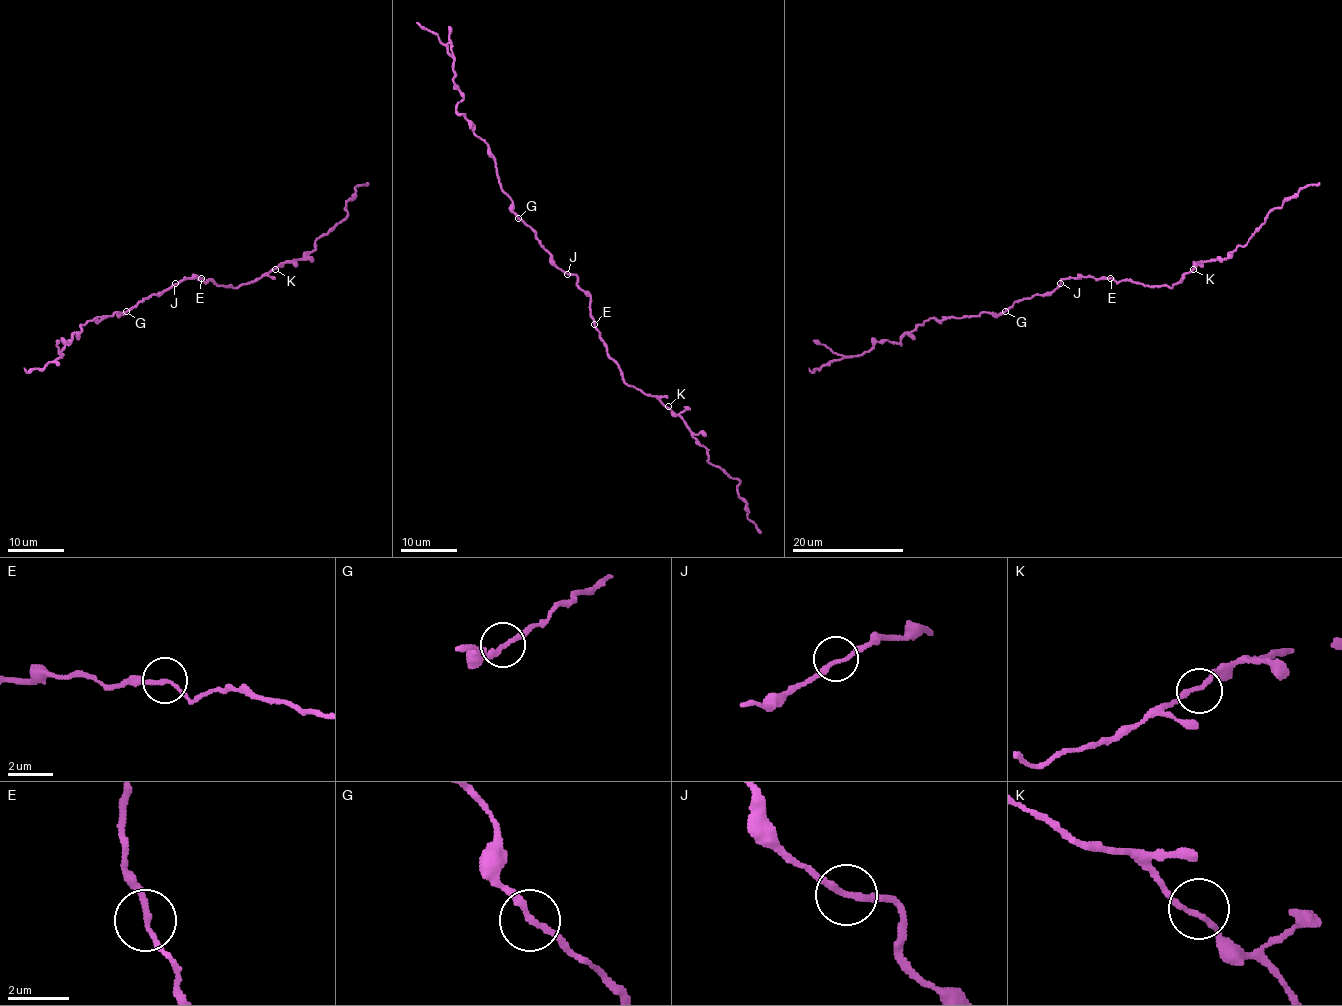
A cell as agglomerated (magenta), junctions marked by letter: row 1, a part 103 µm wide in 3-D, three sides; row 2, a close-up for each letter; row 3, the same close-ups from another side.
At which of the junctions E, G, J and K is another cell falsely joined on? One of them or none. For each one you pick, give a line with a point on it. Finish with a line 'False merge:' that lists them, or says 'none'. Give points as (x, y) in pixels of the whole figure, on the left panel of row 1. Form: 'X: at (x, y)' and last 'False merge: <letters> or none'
False merge: none

